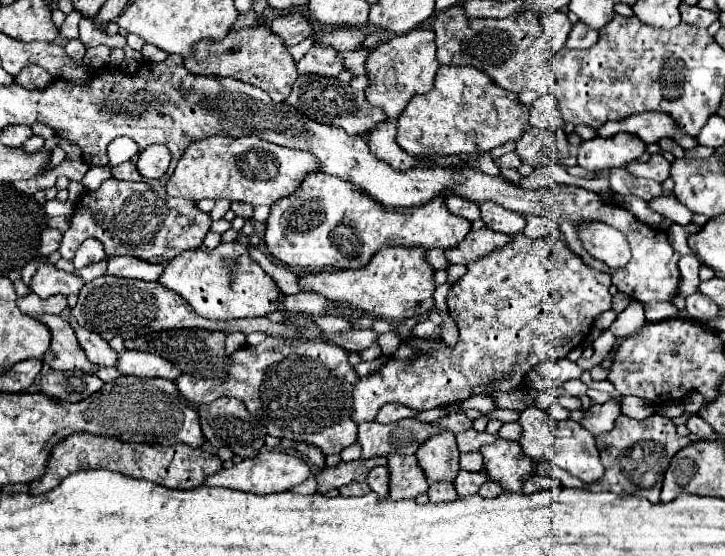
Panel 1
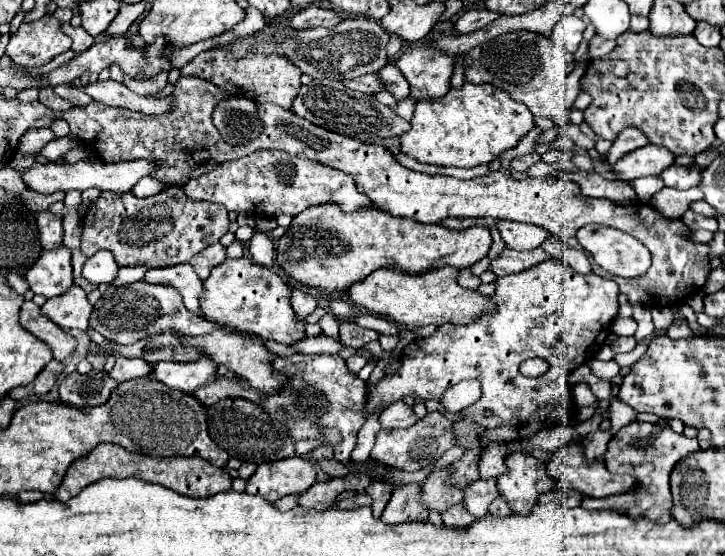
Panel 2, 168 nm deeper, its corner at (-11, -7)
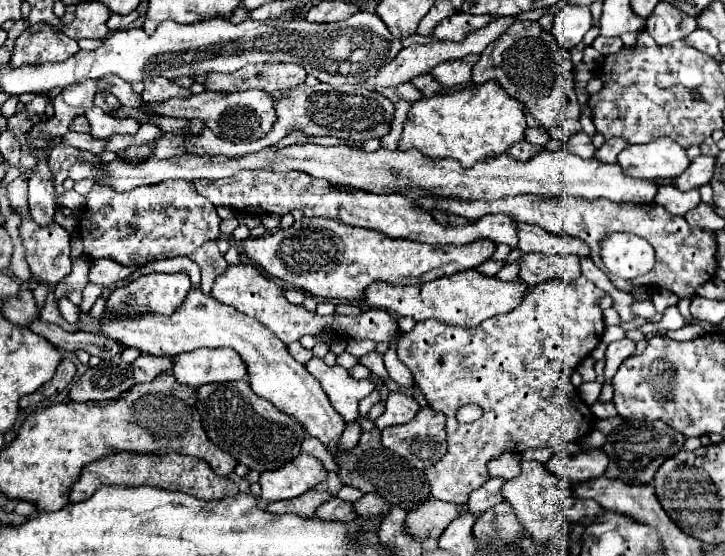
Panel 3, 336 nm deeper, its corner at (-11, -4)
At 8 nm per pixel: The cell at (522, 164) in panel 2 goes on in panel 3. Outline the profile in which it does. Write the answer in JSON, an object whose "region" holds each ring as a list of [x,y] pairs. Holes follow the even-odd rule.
{"region":[[[488,81],[482,85],[470,85],[450,95],[422,97],[420,101],[414,101],[404,121],[404,131],[402,139],[398,141],[398,149],[416,149],[426,157],[436,159],[450,157],[462,161],[462,165],[474,165],[476,161],[498,157],[506,151],[512,153],[512,157],[520,157],[524,161],[542,151],[542,147],[522,141],[524,129],[524,105],[508,97],[508,93],[504,93],[504,89],[496,85],[496,81]]]}

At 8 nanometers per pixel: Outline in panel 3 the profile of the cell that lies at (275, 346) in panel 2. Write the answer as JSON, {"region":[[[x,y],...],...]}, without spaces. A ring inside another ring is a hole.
{"region":[[[290,343],[290,345],[288,345],[288,351],[290,351],[290,355],[292,355],[298,363],[302,363],[302,365],[306,365],[313,357],[312,351],[304,349],[300,343]]]}

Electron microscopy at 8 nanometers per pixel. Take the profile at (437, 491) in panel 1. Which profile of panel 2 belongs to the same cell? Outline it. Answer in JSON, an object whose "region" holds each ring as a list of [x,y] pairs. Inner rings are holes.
{"region":[[[460,502],[460,504],[454,504],[452,508],[448,508],[444,514],[442,514],[442,522],[446,526],[456,526],[456,528],[462,528],[462,526],[468,526],[472,524],[476,518],[466,510],[466,506]]]}

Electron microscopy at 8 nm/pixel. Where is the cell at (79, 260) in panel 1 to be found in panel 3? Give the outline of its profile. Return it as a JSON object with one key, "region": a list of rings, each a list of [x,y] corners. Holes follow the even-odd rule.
{"region":[[[100,259],[90,263],[90,281],[110,287],[122,279],[128,279],[134,271],[138,271],[138,267],[124,267],[124,265],[116,265],[116,261]]]}

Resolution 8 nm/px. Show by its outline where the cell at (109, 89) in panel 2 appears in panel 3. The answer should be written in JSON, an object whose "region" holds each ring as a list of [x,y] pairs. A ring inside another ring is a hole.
{"region":[[[248,89],[242,93],[214,93],[214,91],[204,91],[200,95],[192,95],[188,99],[168,99],[160,105],[148,103],[150,109],[154,109],[158,115],[168,115],[168,117],[184,117],[184,119],[200,119],[204,125],[212,129],[212,133],[224,141],[230,143],[240,143],[240,141],[256,141],[264,137],[270,127],[276,121],[276,107],[274,99],[270,93],[262,89]]]}

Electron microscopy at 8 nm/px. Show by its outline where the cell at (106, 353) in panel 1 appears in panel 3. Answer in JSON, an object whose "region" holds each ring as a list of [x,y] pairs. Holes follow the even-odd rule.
{"region":[[[140,355],[140,357],[132,363],[136,383],[152,381],[152,379],[158,377],[160,373],[172,371],[172,365],[174,365],[174,359],[172,359],[172,357],[148,357],[148,355]]]}

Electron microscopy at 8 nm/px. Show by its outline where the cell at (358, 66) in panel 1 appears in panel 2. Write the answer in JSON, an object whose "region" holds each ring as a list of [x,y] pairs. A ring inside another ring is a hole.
{"region":[[[388,62],[384,68],[380,68],[376,72],[380,76],[380,82],[384,82],[384,88],[396,98],[396,100],[404,100],[408,96],[408,82],[404,80],[404,76],[400,76],[400,70],[394,68],[392,62]]]}

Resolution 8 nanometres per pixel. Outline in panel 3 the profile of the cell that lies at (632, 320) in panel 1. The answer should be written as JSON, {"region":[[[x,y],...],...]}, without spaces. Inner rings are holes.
{"region":[[[628,337],[610,343],[608,349],[606,349],[606,369],[604,369],[604,377],[606,379],[612,379],[612,375],[618,371],[620,363],[624,359],[628,359],[630,355],[634,355],[634,349],[636,349],[636,343],[630,341]]]}

